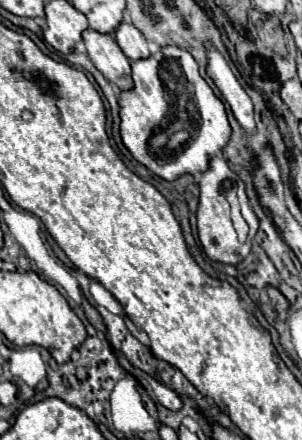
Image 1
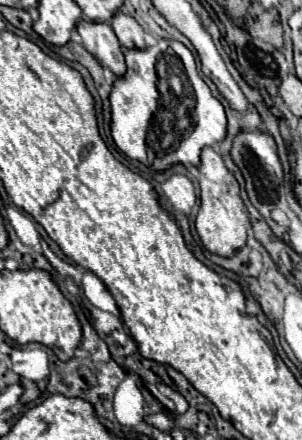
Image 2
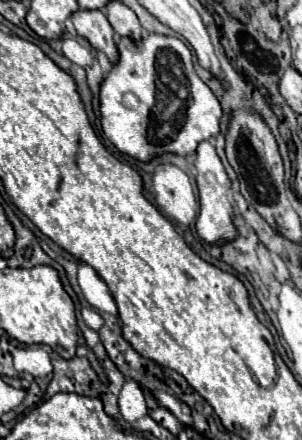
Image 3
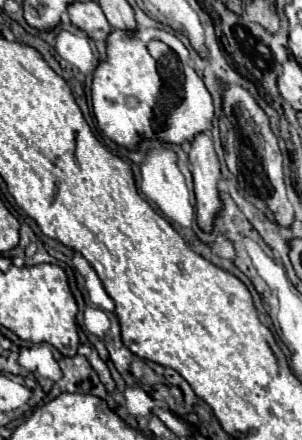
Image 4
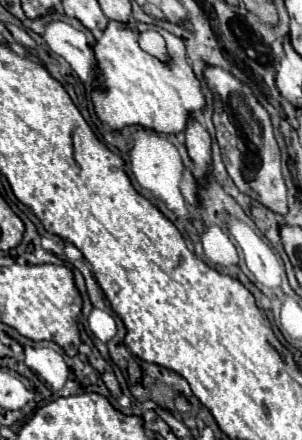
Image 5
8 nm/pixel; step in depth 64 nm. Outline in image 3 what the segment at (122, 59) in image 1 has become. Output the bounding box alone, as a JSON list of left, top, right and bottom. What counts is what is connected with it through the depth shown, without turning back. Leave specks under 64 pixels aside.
[72,10,118,64]

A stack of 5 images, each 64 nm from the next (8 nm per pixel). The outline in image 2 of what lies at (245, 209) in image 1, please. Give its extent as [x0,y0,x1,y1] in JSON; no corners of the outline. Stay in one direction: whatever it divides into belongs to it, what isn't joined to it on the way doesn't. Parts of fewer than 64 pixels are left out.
[196,148,250,258]

